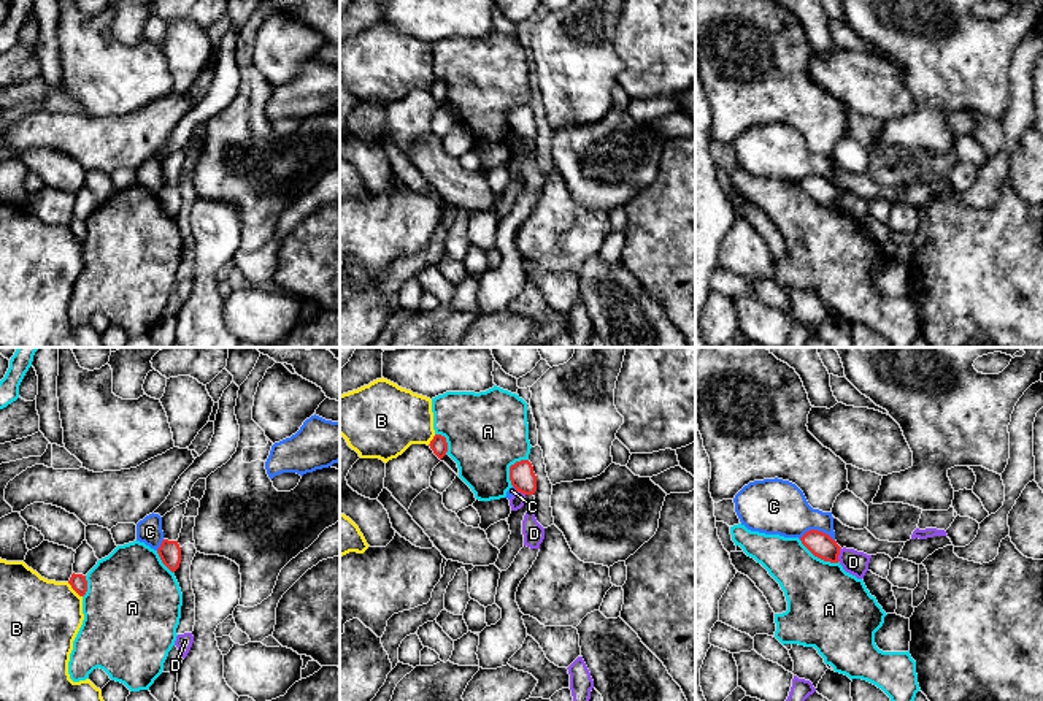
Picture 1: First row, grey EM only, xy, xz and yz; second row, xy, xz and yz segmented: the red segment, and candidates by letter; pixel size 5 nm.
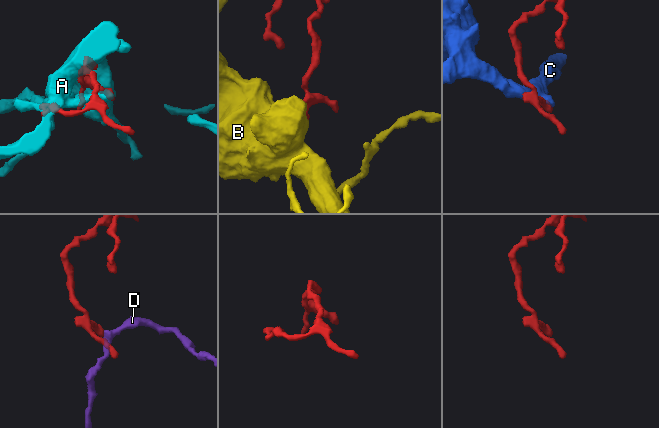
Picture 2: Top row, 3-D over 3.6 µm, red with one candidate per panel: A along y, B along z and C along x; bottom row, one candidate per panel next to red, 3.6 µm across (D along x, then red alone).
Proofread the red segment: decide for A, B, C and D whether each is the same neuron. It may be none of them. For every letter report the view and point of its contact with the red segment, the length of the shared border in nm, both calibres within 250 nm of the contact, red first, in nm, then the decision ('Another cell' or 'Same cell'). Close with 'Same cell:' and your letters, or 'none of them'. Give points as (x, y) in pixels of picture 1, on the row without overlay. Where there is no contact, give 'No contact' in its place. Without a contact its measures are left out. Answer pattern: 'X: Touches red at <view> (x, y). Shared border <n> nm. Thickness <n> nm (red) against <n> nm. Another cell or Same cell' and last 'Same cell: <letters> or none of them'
A: Touches red at yz (819, 202). Shared border 240 nm. Thickness 120 nm (red) against 400 nm. Another cell
B: Touches red at xy (75, 235). Shared border 110 nm. Thickness 90 nm (red) against 400 nm. Another cell
C: Touches red at yz (816, 175). Shared border 180 nm. Thickness 120 nm (red) against 280 nm. Another cell
D: Touches red at yz (839, 199). Shared border 70 nm. Thickness 120 nm (red) against 120 nm. Another cell
Same cell: none of them

